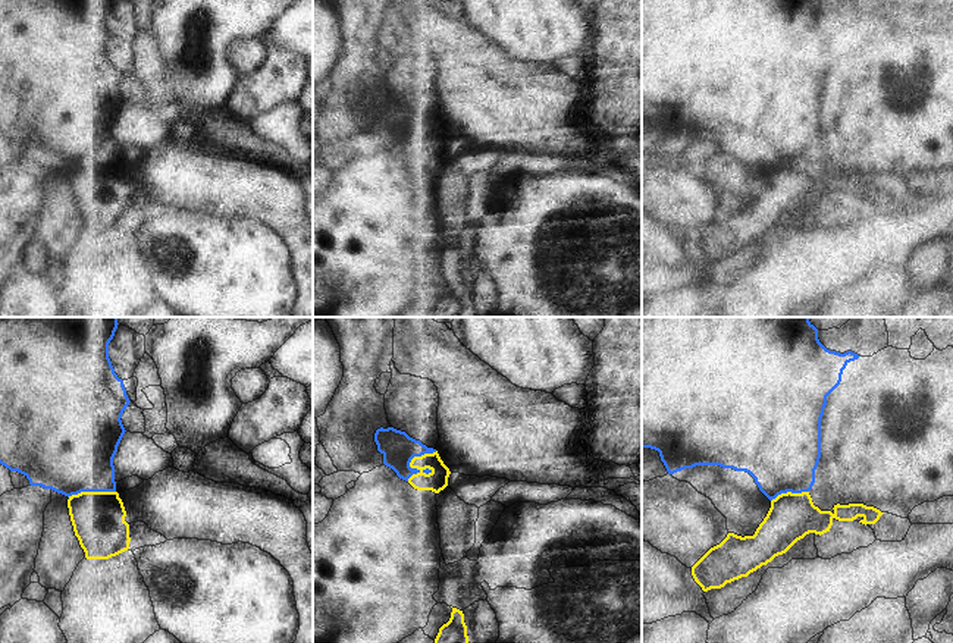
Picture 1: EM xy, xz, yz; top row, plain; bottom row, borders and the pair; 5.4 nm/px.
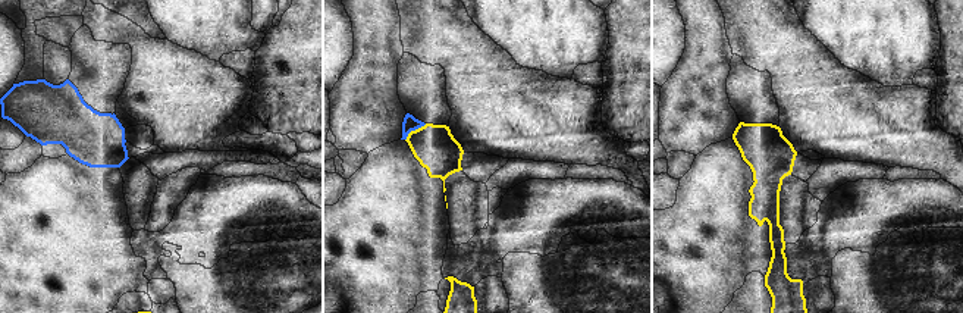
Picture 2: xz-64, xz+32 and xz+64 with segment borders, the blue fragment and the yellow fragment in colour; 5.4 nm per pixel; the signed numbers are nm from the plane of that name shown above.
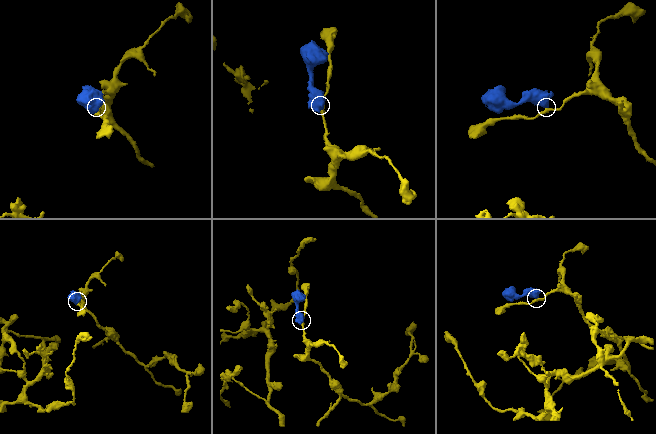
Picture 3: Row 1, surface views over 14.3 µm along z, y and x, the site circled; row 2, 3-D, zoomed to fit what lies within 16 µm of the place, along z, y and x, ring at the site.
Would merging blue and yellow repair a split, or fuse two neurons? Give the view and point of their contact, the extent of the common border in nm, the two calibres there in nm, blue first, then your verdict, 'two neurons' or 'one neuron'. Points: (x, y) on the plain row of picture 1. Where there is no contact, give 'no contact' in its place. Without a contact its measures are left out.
xz (411, 129) | 240 nm | 180/120 nm | two neurons

